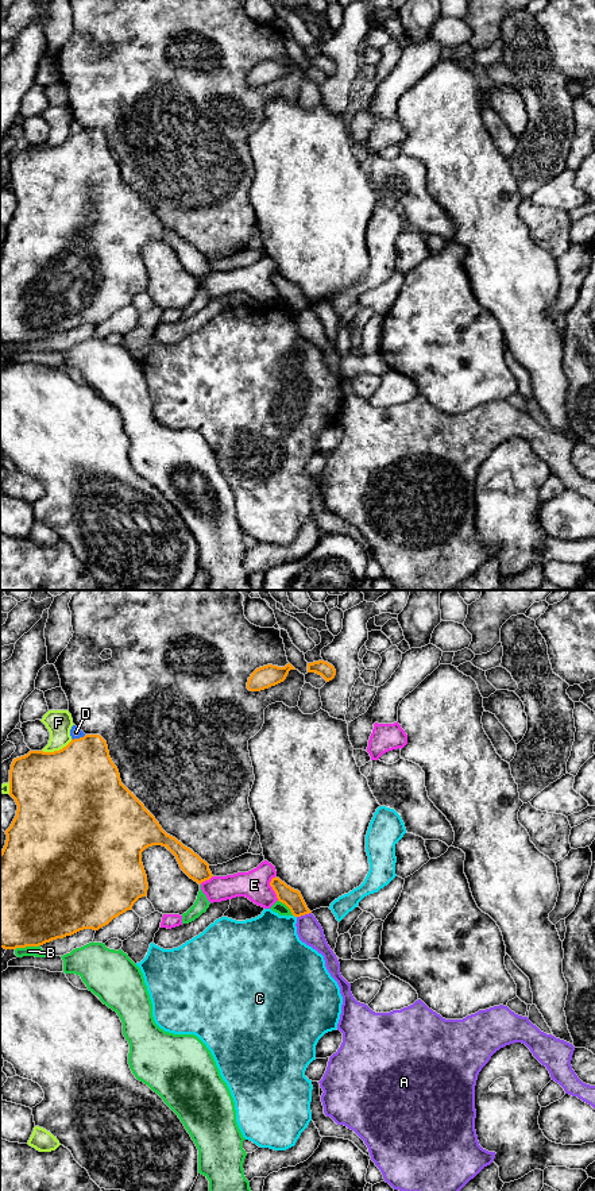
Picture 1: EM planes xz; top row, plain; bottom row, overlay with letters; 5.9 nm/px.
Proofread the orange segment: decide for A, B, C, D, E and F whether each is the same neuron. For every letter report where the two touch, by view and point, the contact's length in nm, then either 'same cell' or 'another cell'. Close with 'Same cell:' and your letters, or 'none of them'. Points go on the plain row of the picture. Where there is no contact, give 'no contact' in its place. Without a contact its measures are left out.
A: contact xz (304, 309); length 90 nm; another cell
B: contact xz (27, 340); length 160 nm; another cell
C: contact xz (294, 311); length 30 nm; another cell
D: contact xz (80, 133); length 90 nm; another cell
E: contact xz (271, 281); length 150 nm; another cell
F: contact xz (57, 146); length 200 nm; another cell
Same cell: none of them

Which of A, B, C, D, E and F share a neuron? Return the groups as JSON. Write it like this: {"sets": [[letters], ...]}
{"sets": [["A"], ["B"], ["C"], ["D"], ["E"], ["F"]]}

